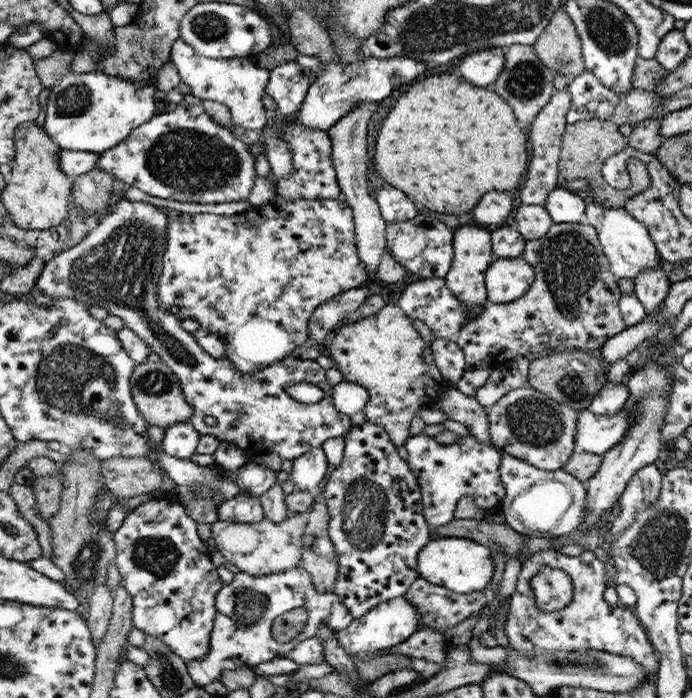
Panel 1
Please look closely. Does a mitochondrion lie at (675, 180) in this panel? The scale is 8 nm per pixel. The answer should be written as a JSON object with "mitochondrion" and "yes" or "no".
{"mitochondrion":"no"}

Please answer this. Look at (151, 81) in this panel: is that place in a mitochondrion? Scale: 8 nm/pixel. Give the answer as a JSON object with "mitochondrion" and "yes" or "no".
{"mitochondrion":"no"}

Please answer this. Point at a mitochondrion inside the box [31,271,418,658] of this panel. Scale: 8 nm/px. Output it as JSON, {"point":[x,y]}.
{"point":[77,381]}

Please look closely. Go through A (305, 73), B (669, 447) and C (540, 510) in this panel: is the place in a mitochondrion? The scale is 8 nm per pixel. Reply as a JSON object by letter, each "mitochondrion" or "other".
{"A":"other","B":"other","C":"other"}

